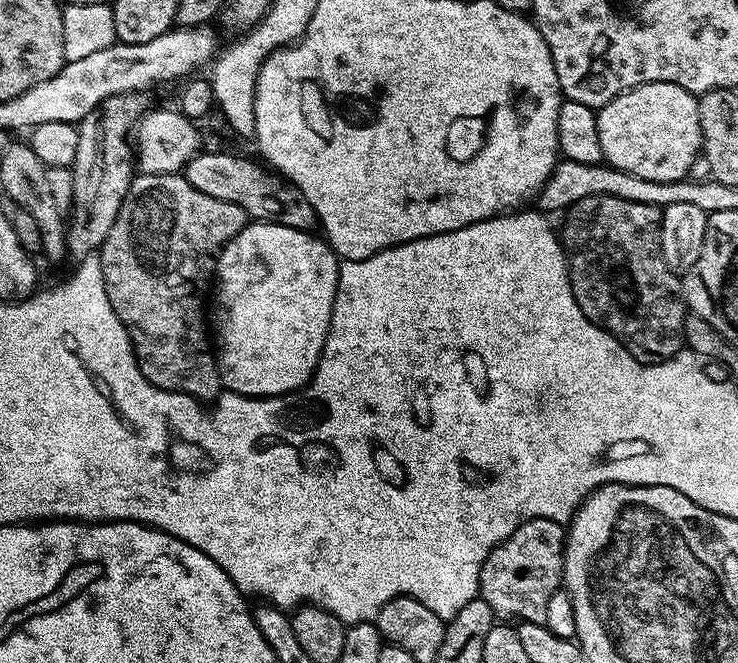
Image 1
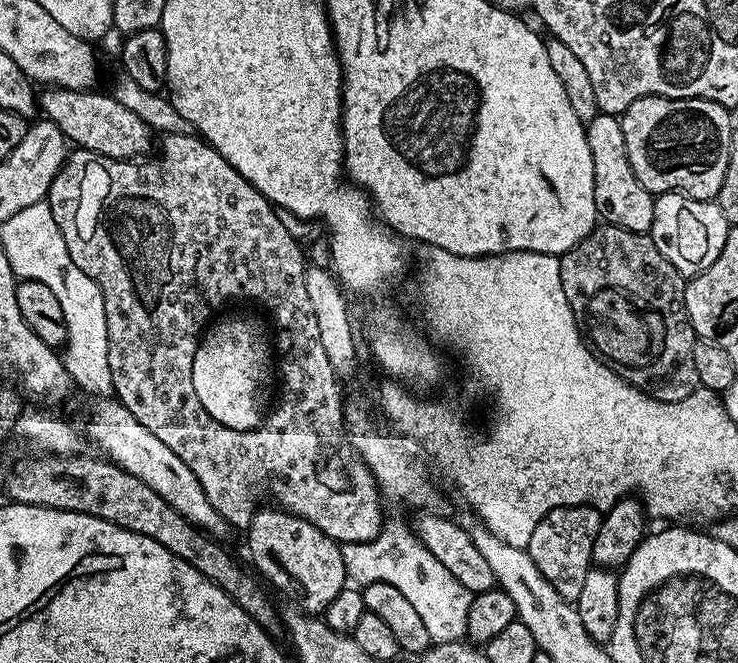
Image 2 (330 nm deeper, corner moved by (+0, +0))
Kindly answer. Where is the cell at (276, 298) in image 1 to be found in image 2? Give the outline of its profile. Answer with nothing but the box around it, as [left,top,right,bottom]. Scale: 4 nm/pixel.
[192,320,274,430]

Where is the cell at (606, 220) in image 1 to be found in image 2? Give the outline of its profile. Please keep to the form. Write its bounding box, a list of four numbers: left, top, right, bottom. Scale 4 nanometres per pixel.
[560,223,700,402]

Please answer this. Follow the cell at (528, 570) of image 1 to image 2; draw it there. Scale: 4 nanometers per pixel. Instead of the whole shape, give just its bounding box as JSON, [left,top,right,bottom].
[526,504,602,601]

